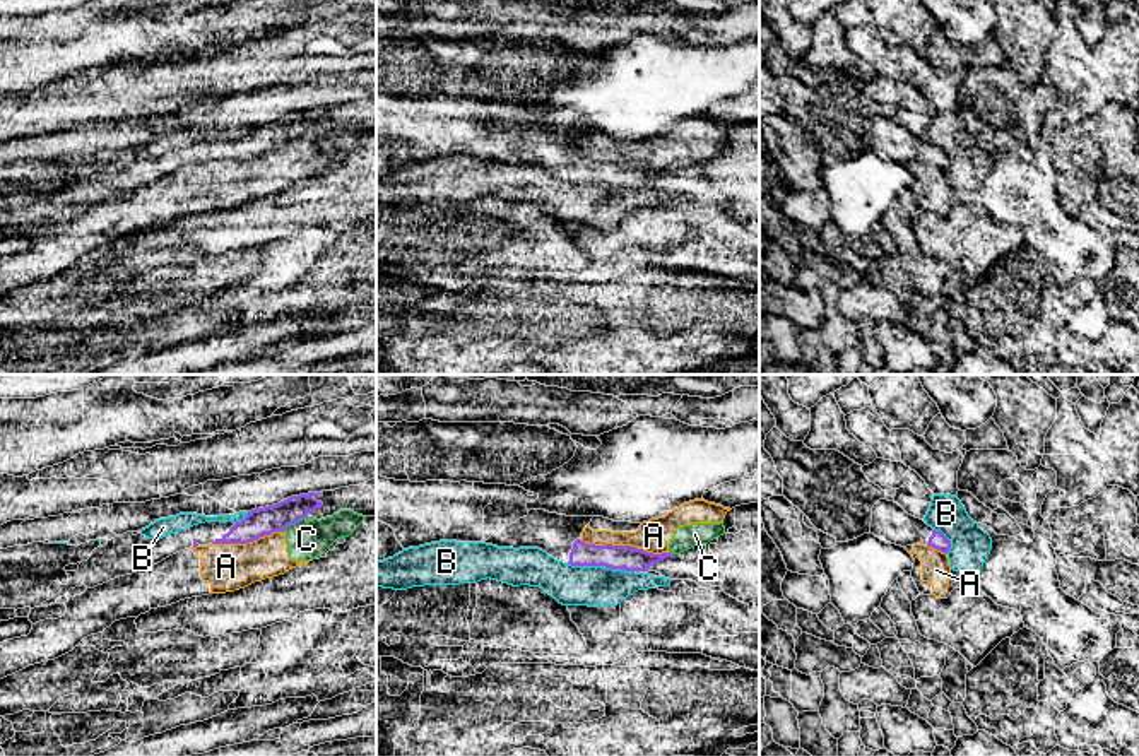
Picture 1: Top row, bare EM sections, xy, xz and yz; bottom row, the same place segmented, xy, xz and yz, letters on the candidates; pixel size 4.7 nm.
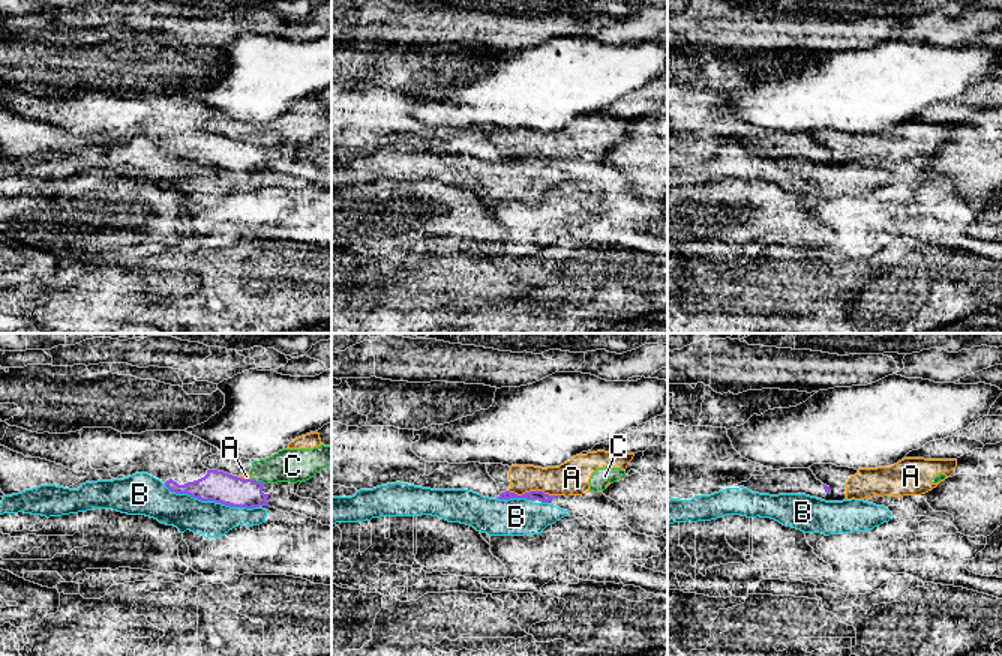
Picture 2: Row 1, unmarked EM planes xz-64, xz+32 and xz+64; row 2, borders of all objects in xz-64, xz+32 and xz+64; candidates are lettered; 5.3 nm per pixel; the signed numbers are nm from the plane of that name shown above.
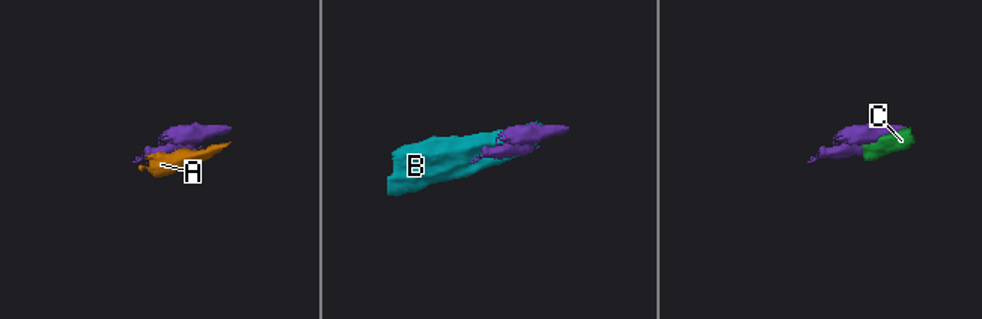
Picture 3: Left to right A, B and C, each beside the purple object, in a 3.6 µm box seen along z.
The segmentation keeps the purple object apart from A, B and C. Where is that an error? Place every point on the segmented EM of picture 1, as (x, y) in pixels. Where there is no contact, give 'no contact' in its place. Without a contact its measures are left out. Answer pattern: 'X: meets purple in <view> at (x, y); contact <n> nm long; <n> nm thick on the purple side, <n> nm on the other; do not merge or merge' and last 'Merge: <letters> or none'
A: meets purple in xz at (623, 546); contact 420 nm long; 120 nm thick on the purple side, 160 nm on the other; do not merge
B: meets purple in xz at (601, 565); contact 320 nm long; 120 nm thick on the purple side, 190 nm on the other; do not merge
C: meets purple in xy at (295, 522); contact 140 nm long; 130 nm thick on the purple side, 190 nm on the other; do not merge
Merge: none

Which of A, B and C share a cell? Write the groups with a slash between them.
A C / B

